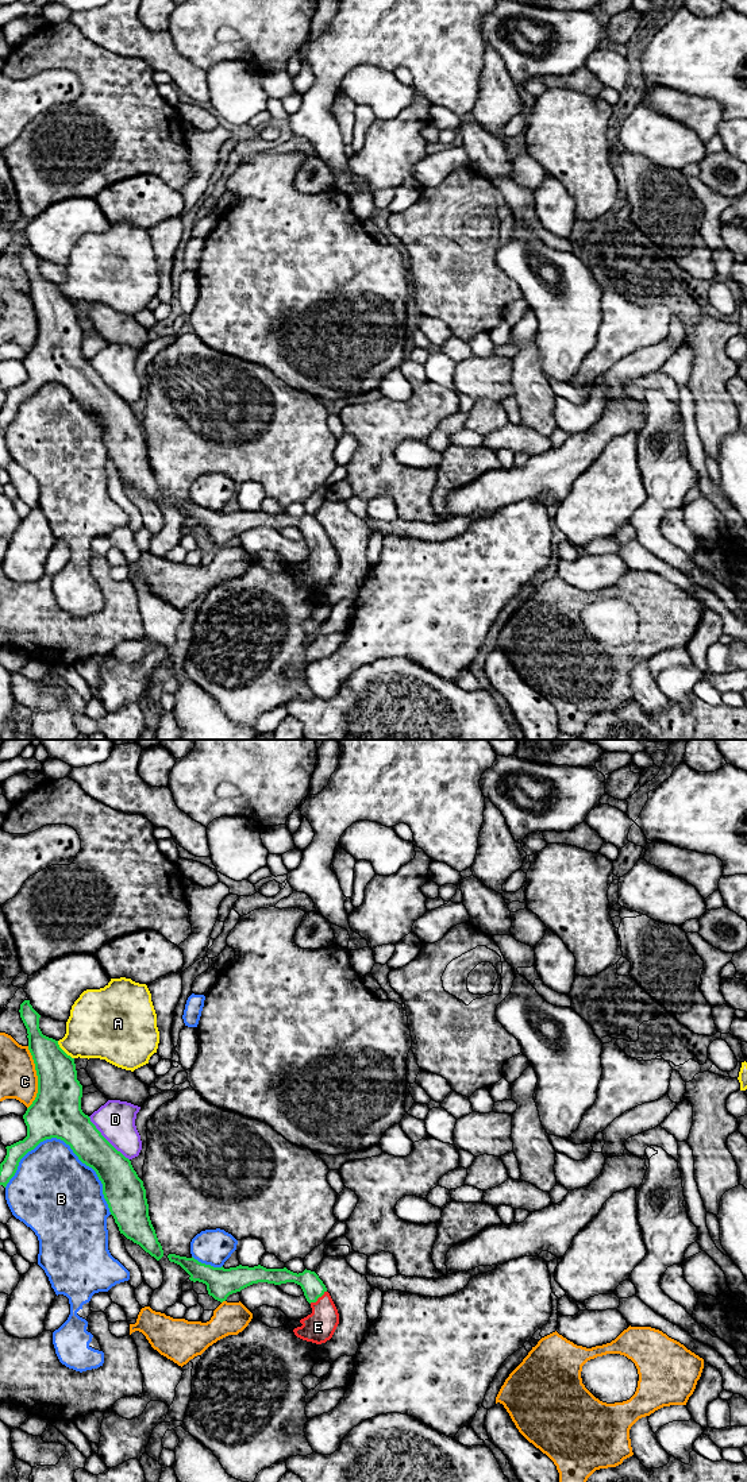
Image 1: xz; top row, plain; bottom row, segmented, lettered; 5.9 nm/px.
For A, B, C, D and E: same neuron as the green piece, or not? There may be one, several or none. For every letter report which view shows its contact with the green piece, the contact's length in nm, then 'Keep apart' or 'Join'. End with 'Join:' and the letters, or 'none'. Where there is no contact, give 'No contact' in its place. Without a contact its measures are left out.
A: Touches green in xz. Shared border 150 nm. Keep apart
B: Touches green in xz. Shared border 650 nm. Keep apart
C: Touches green in xz. Shared border 380 nm. Keep apart
D: Touches green in xz. Shared border 360 nm. Keep apart
E: Touches green in xz. Shared border 130 nm. Join
Join: E

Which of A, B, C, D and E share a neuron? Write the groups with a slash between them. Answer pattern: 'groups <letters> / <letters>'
groups A / B / C / D / E

